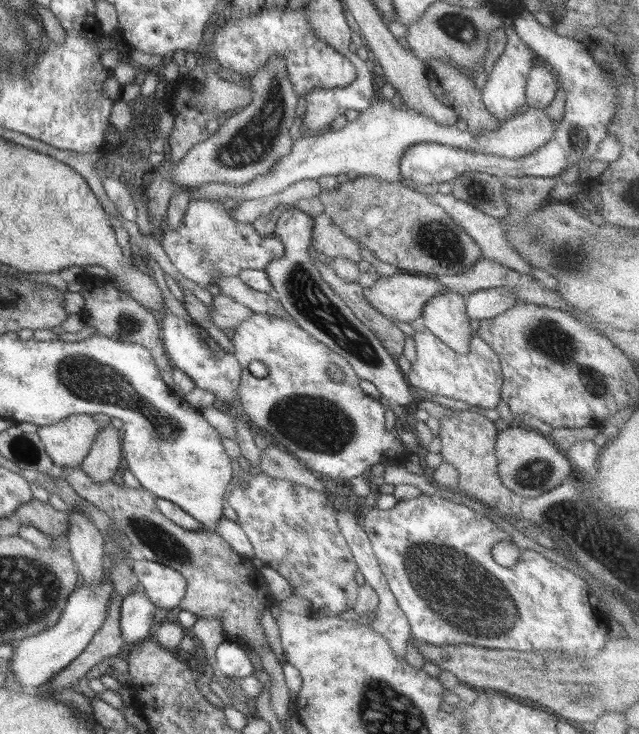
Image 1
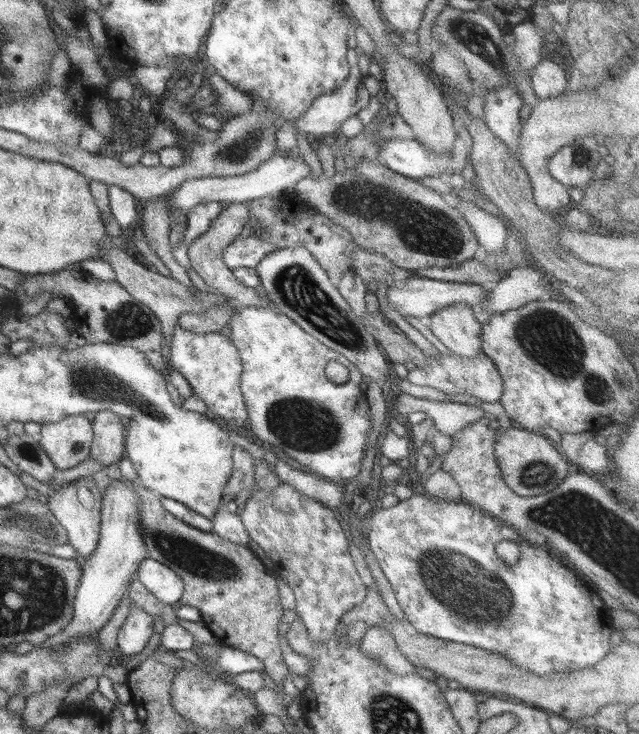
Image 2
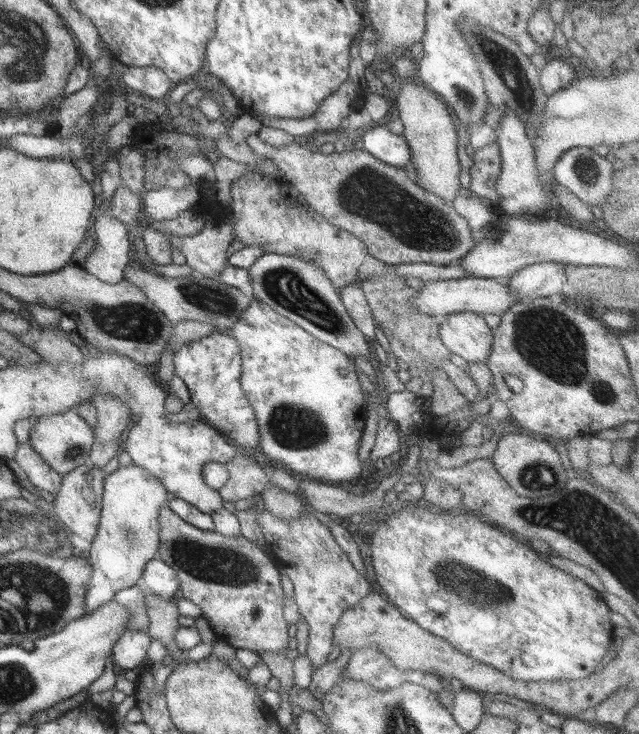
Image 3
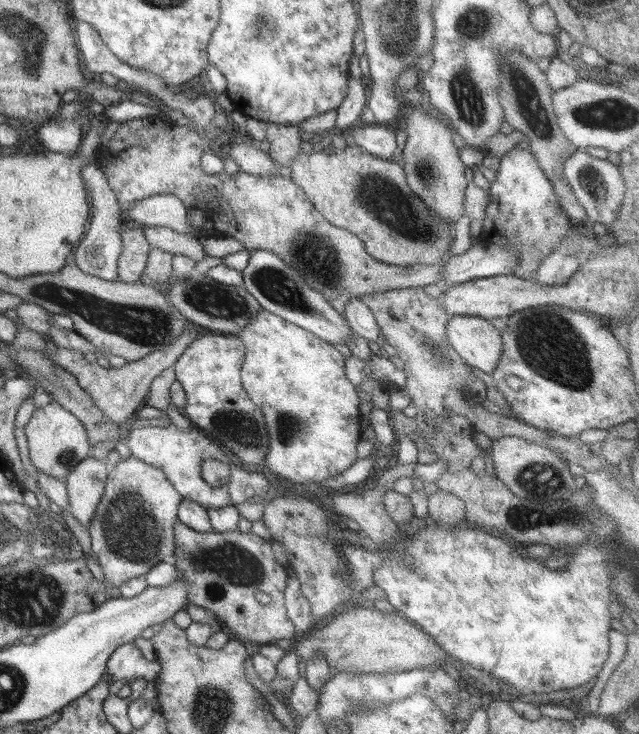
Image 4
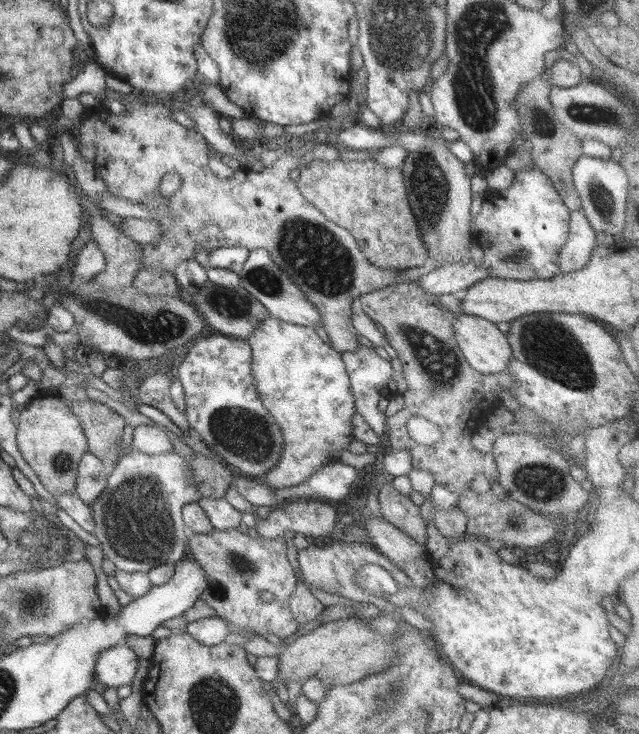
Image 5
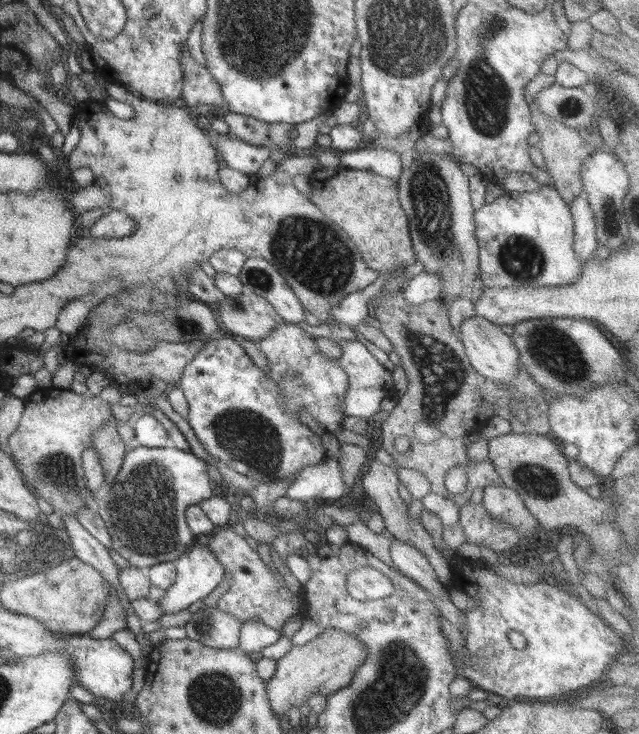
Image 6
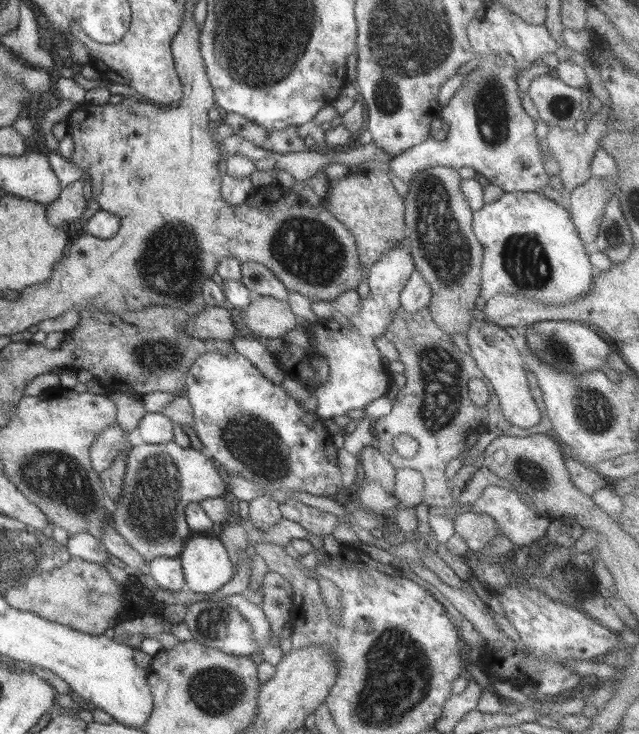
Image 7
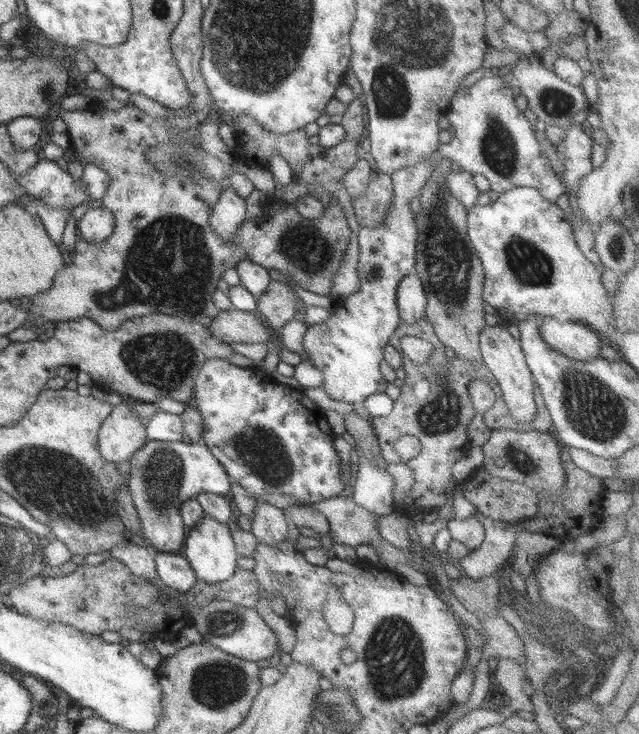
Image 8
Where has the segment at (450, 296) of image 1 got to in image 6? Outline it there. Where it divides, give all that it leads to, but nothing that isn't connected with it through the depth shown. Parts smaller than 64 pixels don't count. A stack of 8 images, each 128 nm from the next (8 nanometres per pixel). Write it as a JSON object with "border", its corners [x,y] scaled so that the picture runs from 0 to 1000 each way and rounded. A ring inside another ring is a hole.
{"border":[[[751,431],[729,433],[720,448],[720,463],[728,474],[728,481],[737,493],[737,497],[761,516],[773,519],[773,522],[786,523],[786,526],[801,522],[808,516],[815,503],[812,477],[803,467],[800,458],[789,454],[776,441],[764,439]]]}

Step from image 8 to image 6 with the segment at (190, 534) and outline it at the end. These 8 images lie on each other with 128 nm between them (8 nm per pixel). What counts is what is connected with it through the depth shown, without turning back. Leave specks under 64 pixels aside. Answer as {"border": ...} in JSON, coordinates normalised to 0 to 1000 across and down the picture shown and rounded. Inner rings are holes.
{"border":[[[310,733],[296,749],[283,755],[271,767],[277,779],[275,793],[266,801],[260,801],[257,815],[244,820],[257,832],[255,838],[291,832],[299,823],[322,815],[343,800],[347,792],[354,790],[351,770],[338,760],[330,747],[319,740],[318,733]]]}

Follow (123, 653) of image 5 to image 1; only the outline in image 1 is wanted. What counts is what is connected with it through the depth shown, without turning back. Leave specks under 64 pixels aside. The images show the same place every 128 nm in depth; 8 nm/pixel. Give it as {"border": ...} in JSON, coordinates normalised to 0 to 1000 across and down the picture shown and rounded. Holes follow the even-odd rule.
{"border":[[[211,804],[188,820],[186,851],[191,869],[200,877],[222,876],[241,858],[246,826],[227,807]]]}

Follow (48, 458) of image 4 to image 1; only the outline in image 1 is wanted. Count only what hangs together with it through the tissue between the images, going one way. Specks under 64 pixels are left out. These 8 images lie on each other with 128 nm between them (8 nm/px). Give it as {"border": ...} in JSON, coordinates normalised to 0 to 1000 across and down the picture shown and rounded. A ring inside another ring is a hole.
{"border":[[[113,565],[88,578],[59,582],[56,590],[88,634],[116,638],[135,624],[163,579],[163,571]]]}

